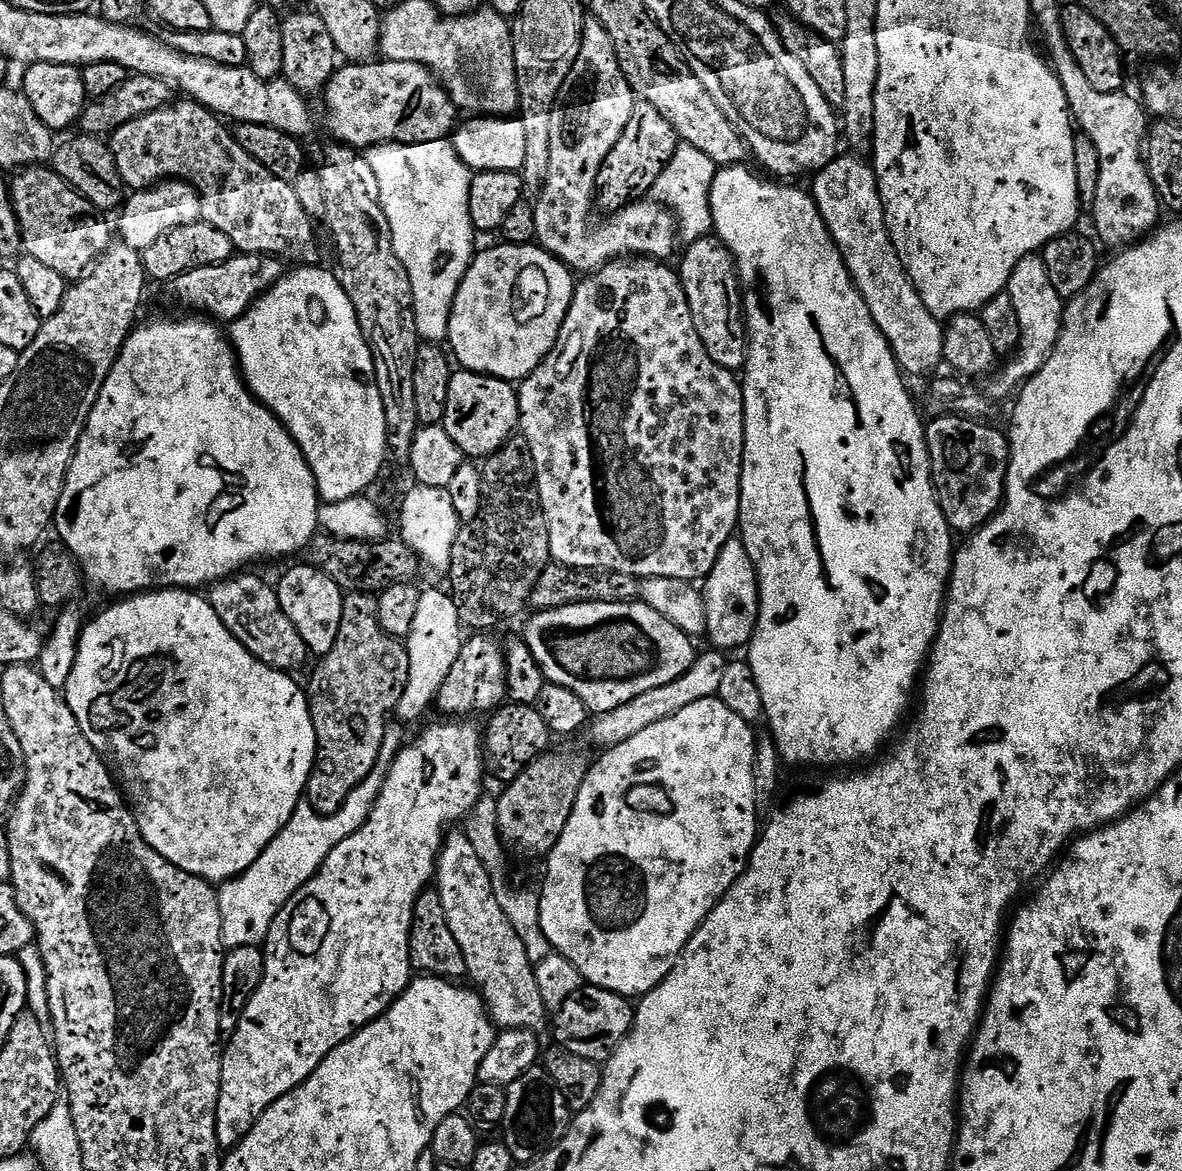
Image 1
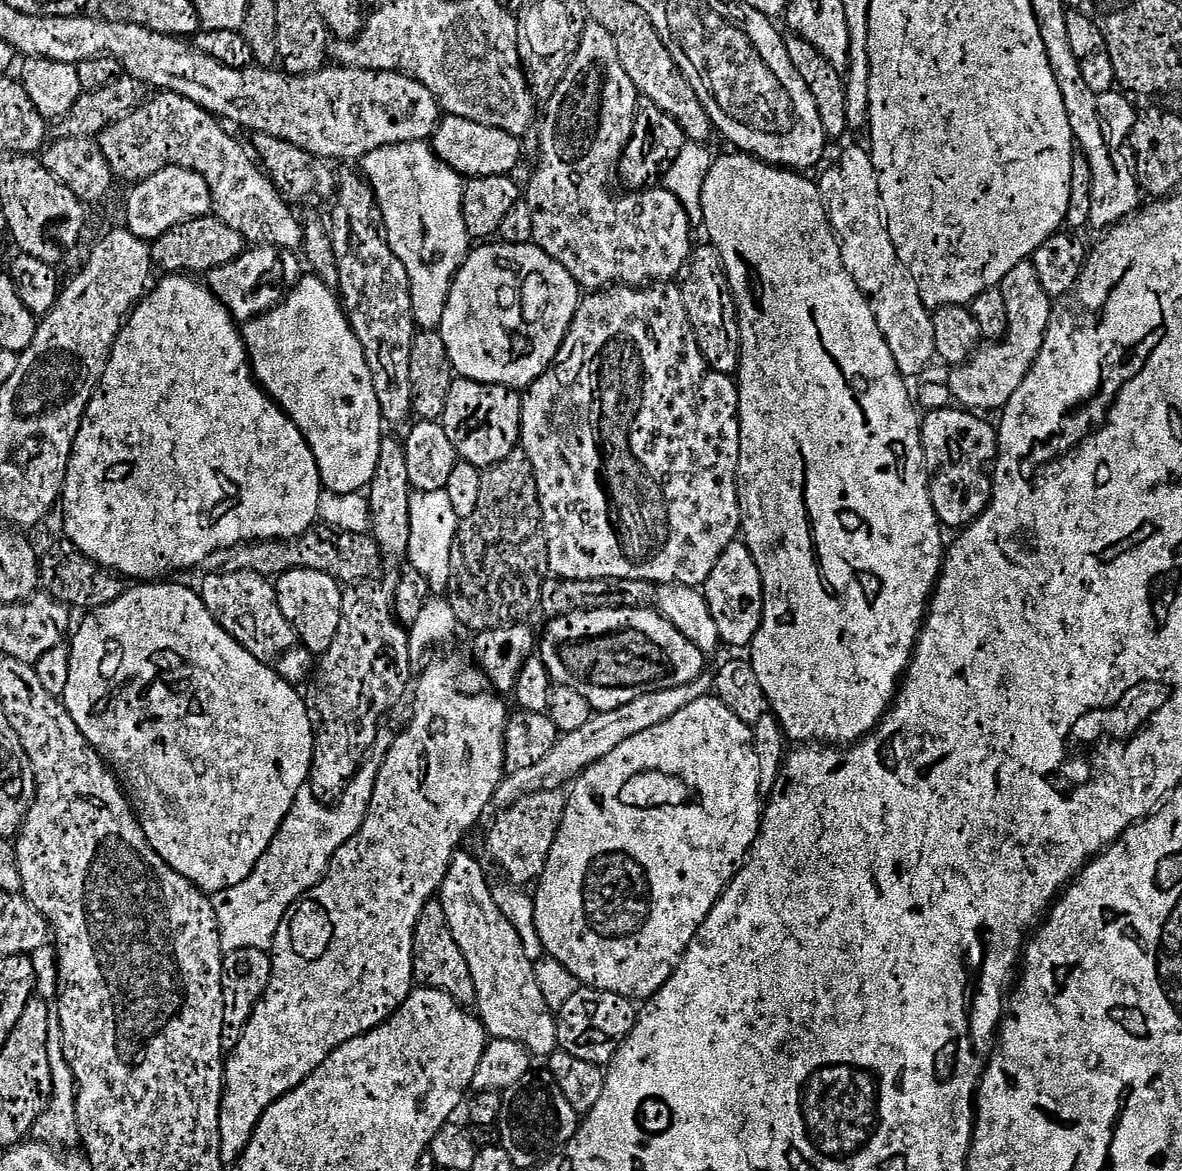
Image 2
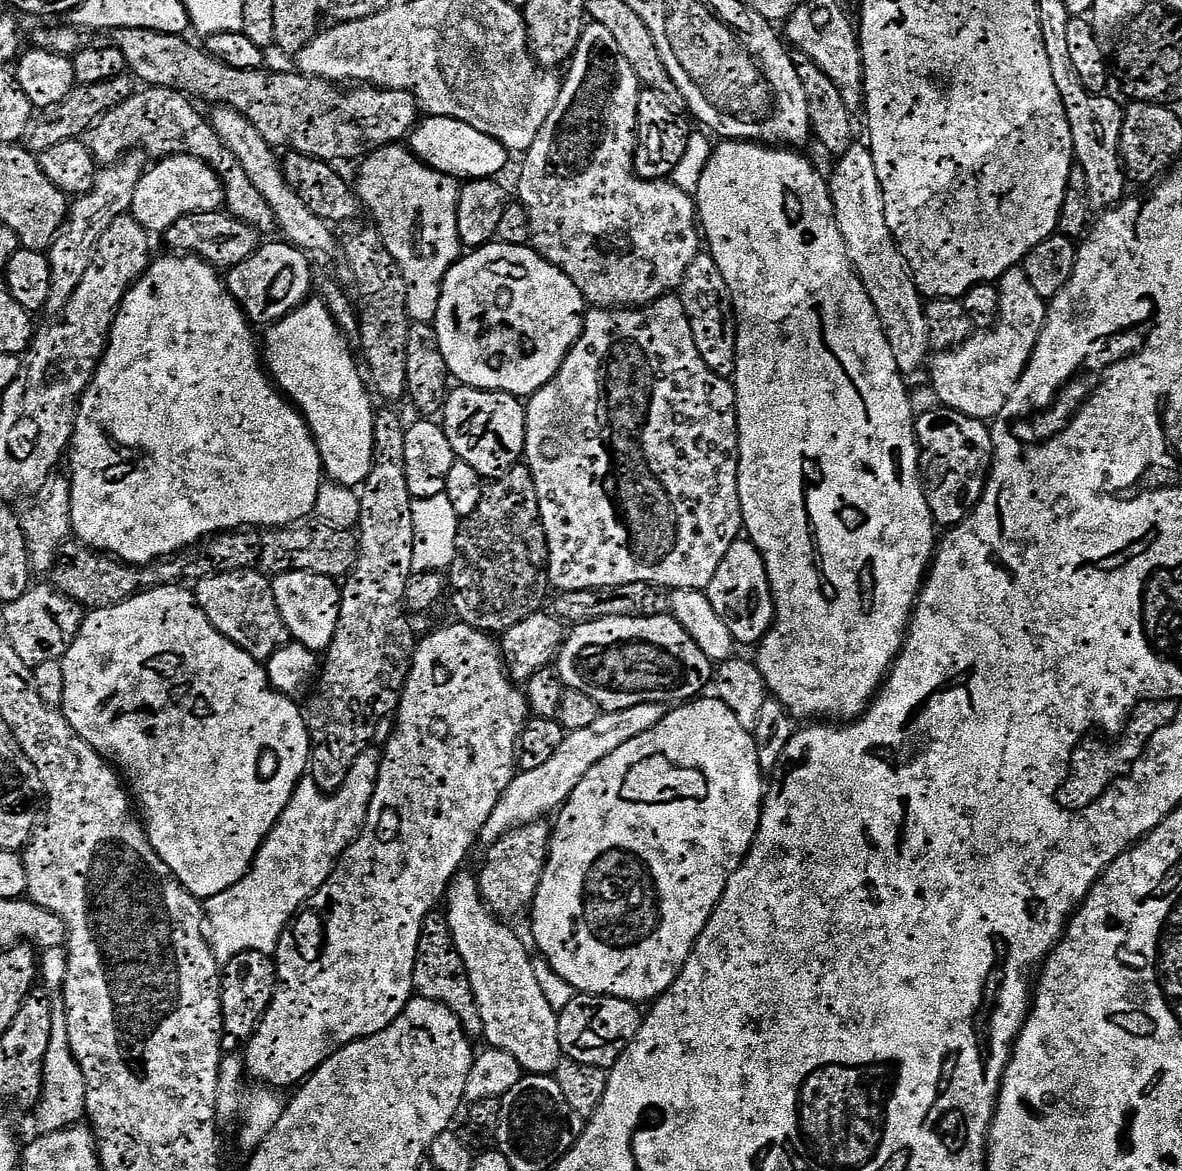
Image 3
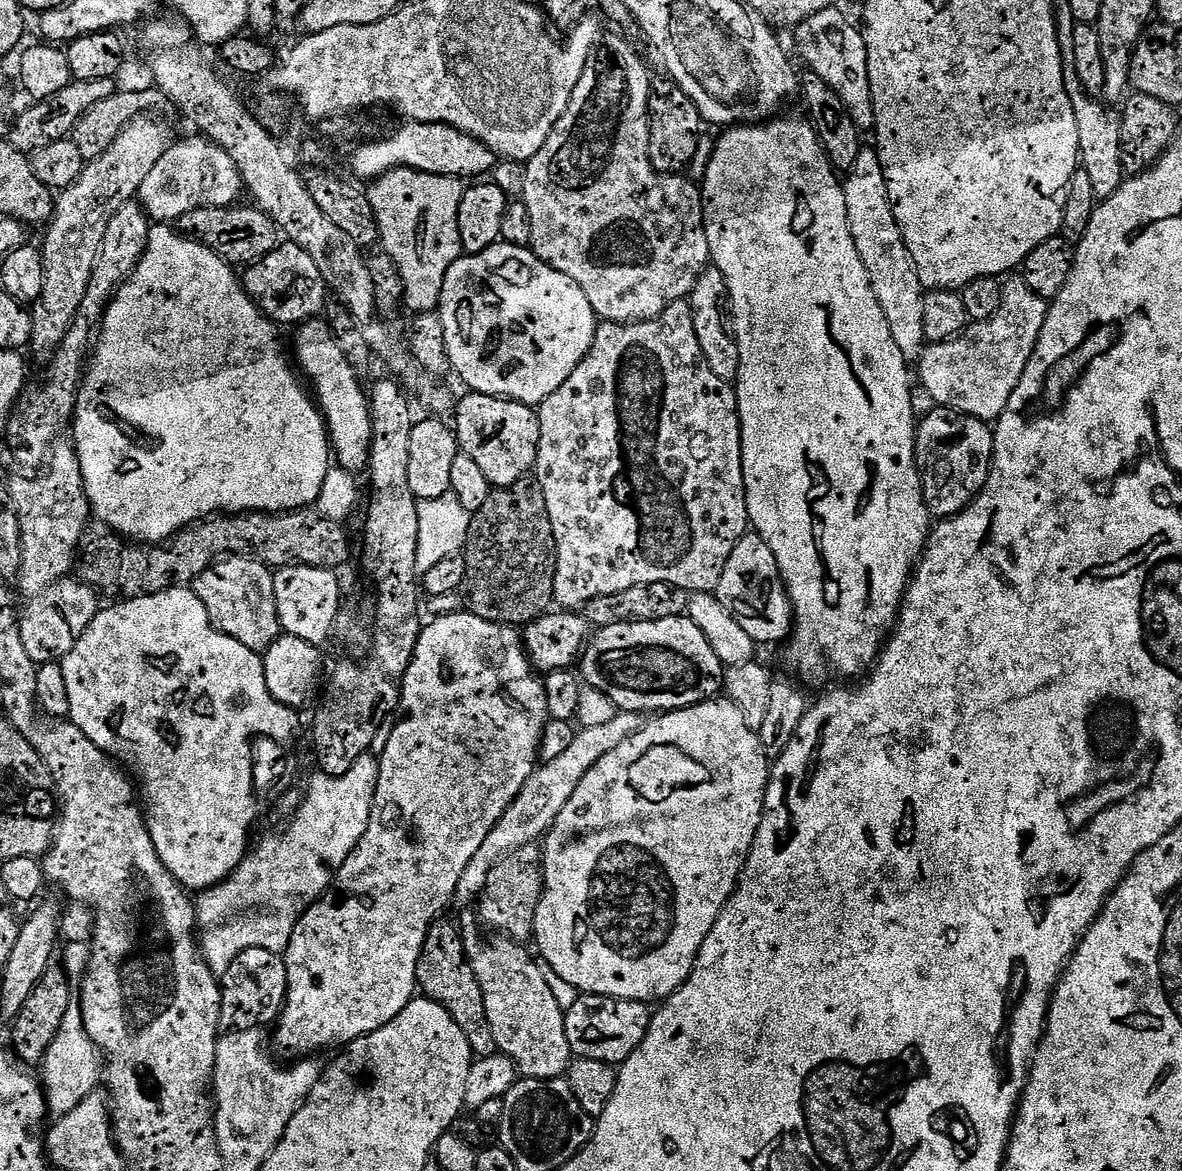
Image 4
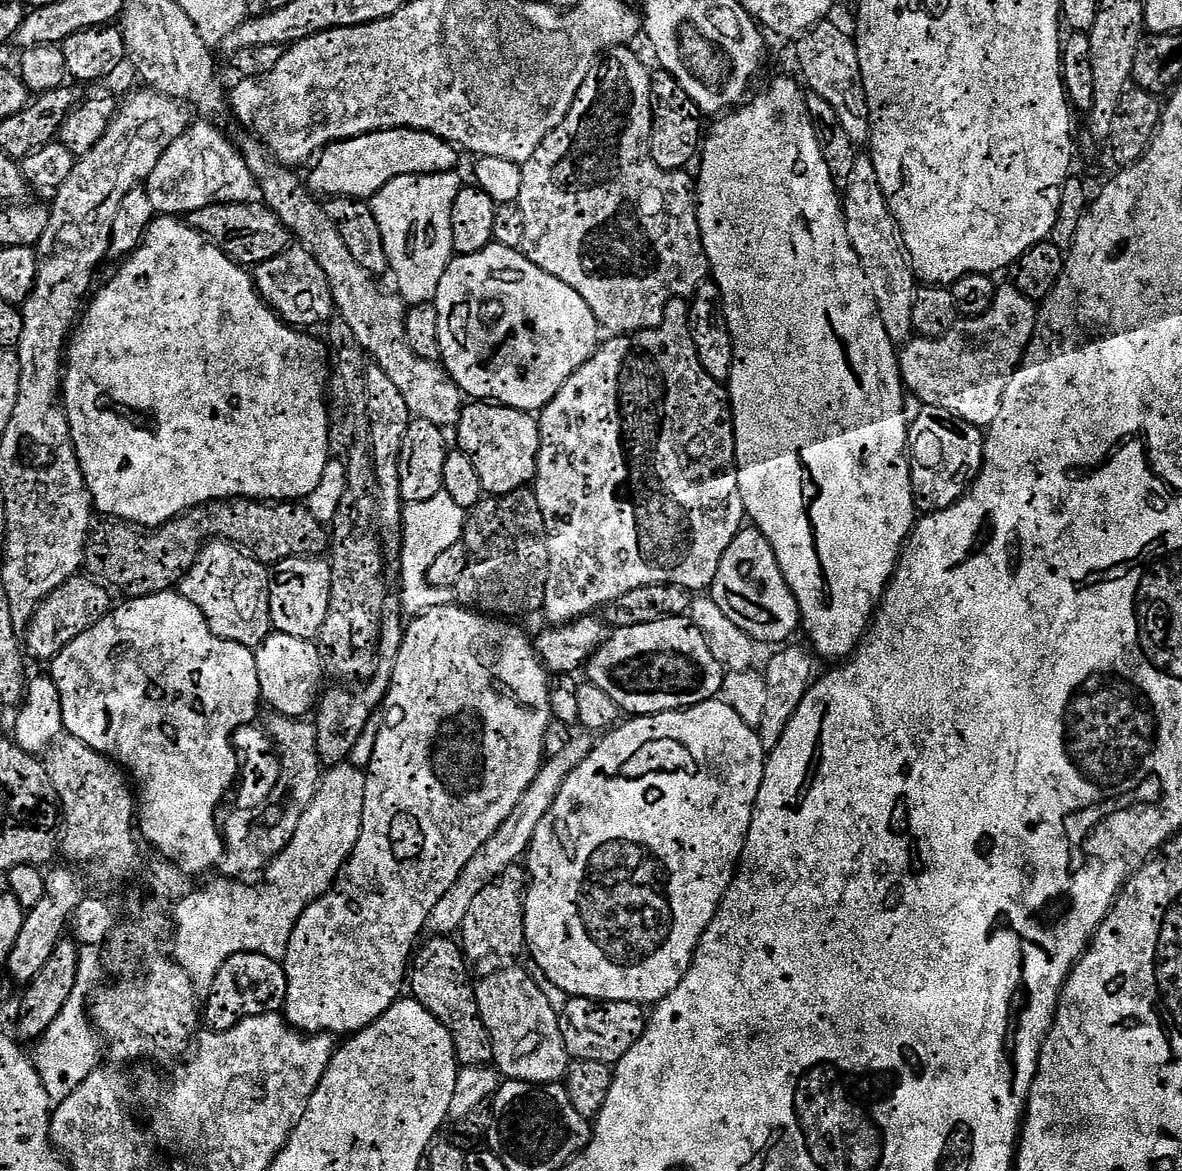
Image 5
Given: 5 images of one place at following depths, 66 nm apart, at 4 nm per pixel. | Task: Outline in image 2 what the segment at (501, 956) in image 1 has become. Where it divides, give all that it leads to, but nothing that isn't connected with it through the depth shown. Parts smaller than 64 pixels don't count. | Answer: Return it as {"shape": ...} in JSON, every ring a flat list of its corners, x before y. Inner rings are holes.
{"shape":[[461,850,456,853,450,862,450,870,446,870,446,878,442,882,438,898,442,902,442,910,446,910,446,922,450,922,454,942,458,942,462,955,466,957,466,966,470,966,470,978,474,978,476,991,474,1008,489,1037,493,1040,518,1042,536,1058,551,1056,558,1048,556,1012,548,1007,542,994,542,986,538,986,535,963,526,956,518,930,503,916,502,910,494,902,491,885,486,880,483,866,471,851]]}

